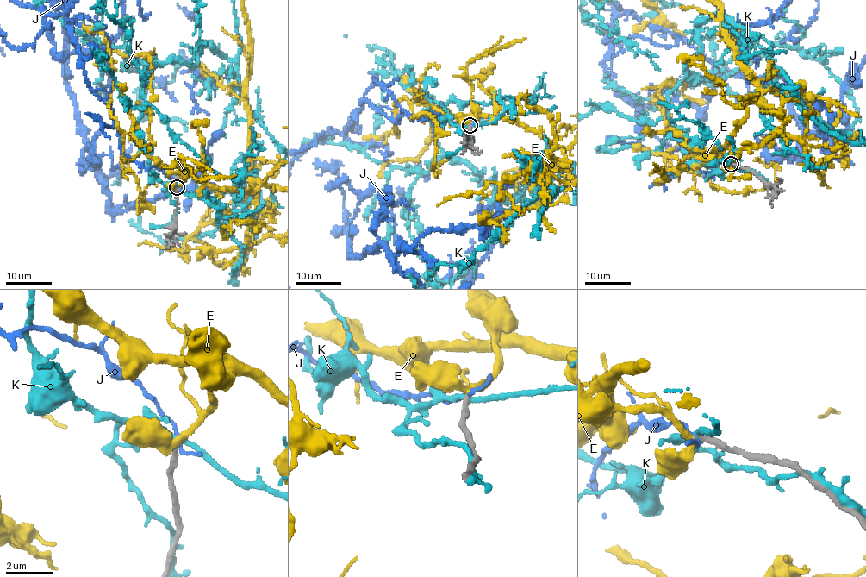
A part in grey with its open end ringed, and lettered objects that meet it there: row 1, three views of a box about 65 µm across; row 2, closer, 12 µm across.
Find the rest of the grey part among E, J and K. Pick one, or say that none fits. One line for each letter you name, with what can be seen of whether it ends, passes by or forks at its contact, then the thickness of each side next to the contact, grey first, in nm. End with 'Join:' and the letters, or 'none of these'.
E: it passes by; calibres 240 and 260 nm
Join: E

